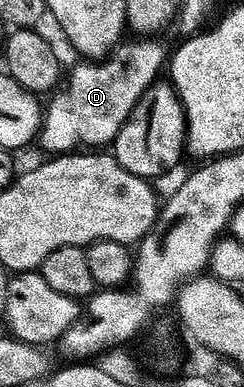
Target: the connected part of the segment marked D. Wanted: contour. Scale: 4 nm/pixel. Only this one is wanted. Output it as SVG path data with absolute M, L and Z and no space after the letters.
M156 38L130 40L121 43L107 60L80 62L69 76L67 73L65 88L47 101L38 144L50 154L104 150L112 146L131 112L148 89L161 79L160 71L163 68L165 71L170 60L169 49L164 49Z

